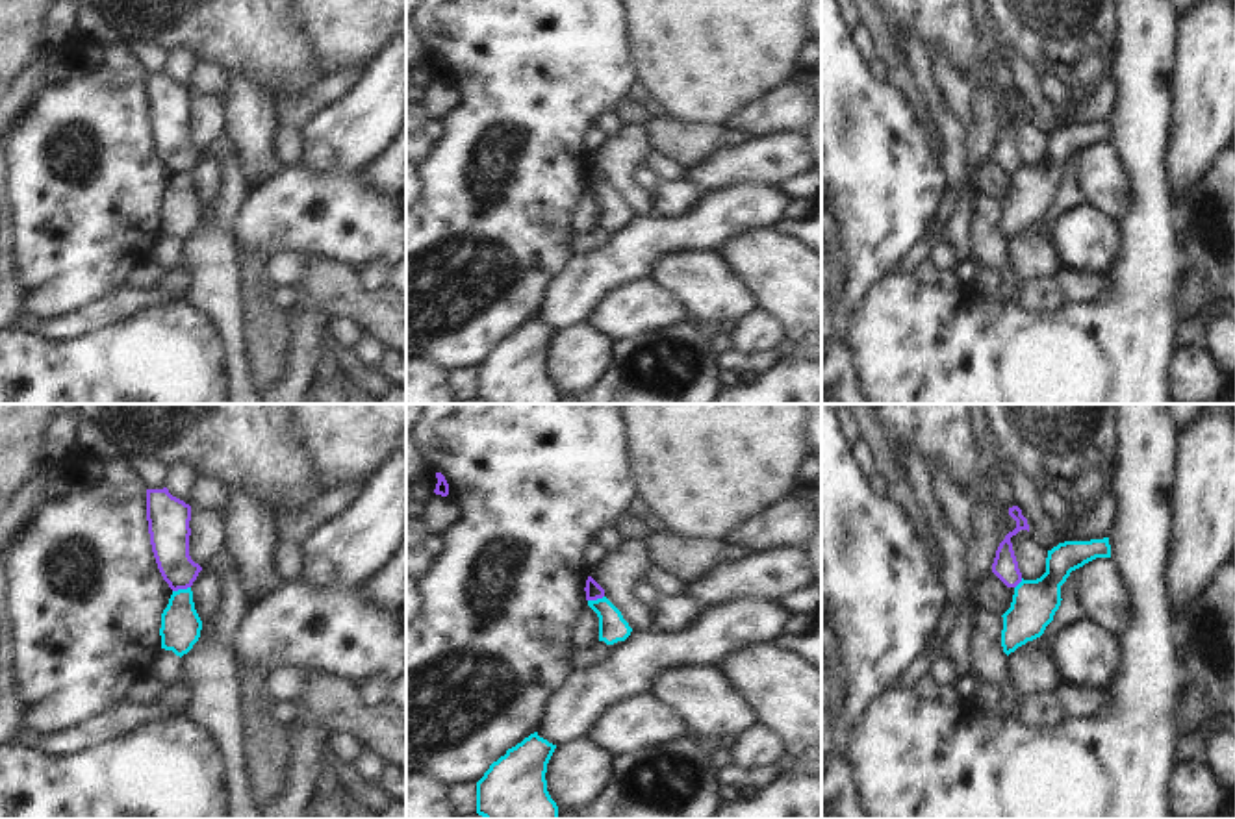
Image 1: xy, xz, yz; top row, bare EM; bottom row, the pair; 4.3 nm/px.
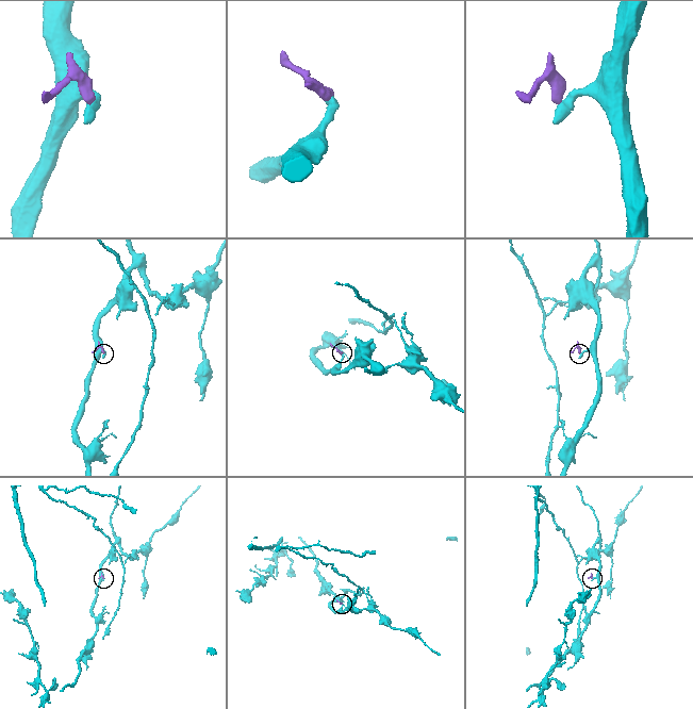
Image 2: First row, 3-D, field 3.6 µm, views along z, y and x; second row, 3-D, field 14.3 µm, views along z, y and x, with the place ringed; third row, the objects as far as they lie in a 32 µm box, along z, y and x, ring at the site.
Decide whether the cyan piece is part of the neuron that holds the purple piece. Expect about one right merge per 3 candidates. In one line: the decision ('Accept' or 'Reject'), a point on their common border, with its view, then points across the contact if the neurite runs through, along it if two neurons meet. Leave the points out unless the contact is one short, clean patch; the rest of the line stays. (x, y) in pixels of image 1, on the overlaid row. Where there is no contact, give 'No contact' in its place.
Reject. Touches purple at xy (180, 588). Boundary: xy (190, 586), (173, 592).

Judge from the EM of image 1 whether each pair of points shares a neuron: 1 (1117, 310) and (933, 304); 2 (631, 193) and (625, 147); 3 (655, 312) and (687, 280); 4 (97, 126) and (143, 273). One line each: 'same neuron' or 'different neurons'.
1: same neuron
2: same neuron
3: different neurons
4: different neurons

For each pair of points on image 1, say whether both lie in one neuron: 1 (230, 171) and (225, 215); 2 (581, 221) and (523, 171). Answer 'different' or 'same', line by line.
1: same
2: different

